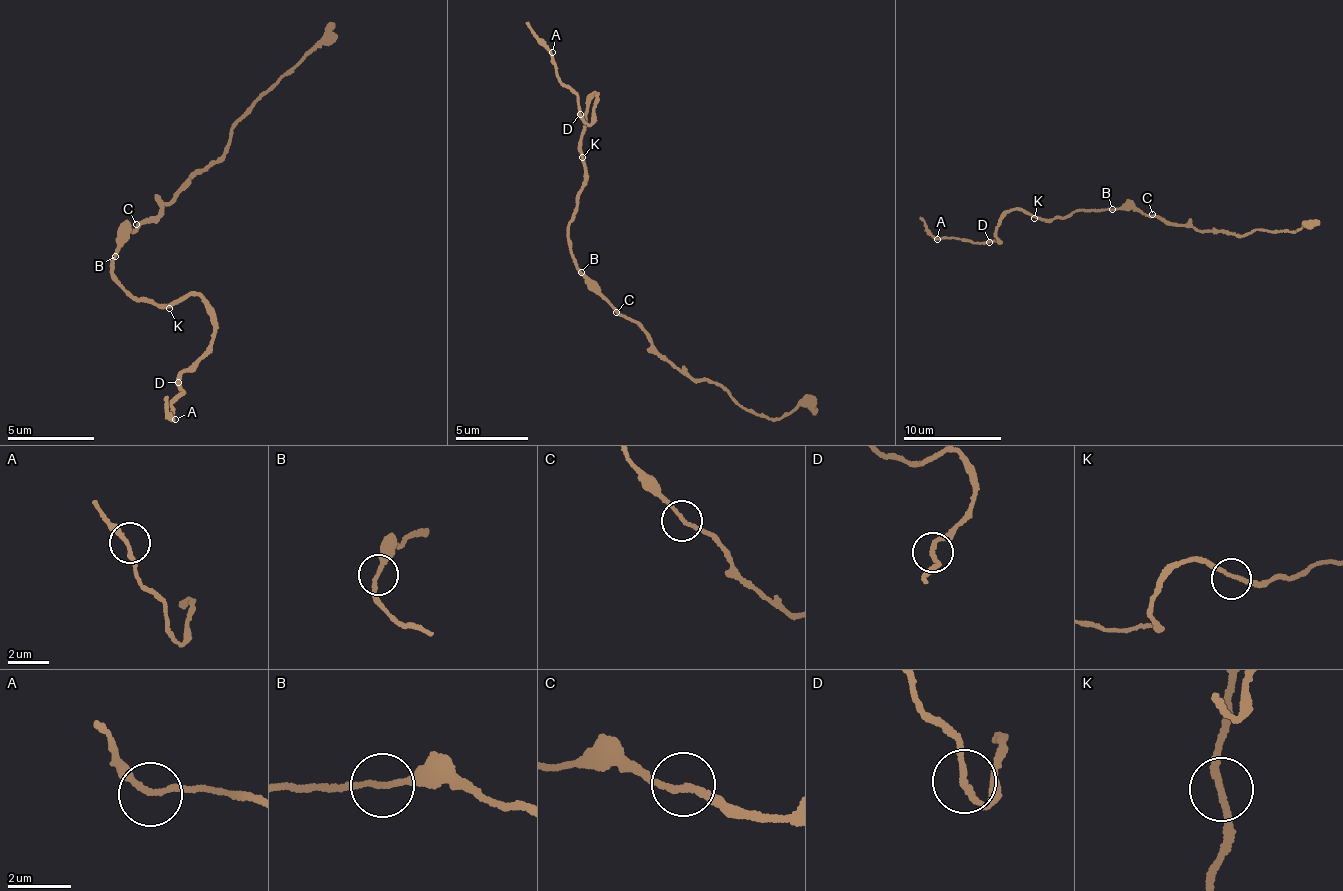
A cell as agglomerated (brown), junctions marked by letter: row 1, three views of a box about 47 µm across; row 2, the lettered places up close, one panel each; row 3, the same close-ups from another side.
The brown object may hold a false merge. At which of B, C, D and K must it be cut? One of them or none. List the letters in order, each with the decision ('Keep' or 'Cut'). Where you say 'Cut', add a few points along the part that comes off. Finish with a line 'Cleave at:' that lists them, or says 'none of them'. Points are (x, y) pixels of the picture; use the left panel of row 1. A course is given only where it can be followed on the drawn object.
B: Keep
C: Keep
D: Keep
K: Keep
Cleave at: none of them

